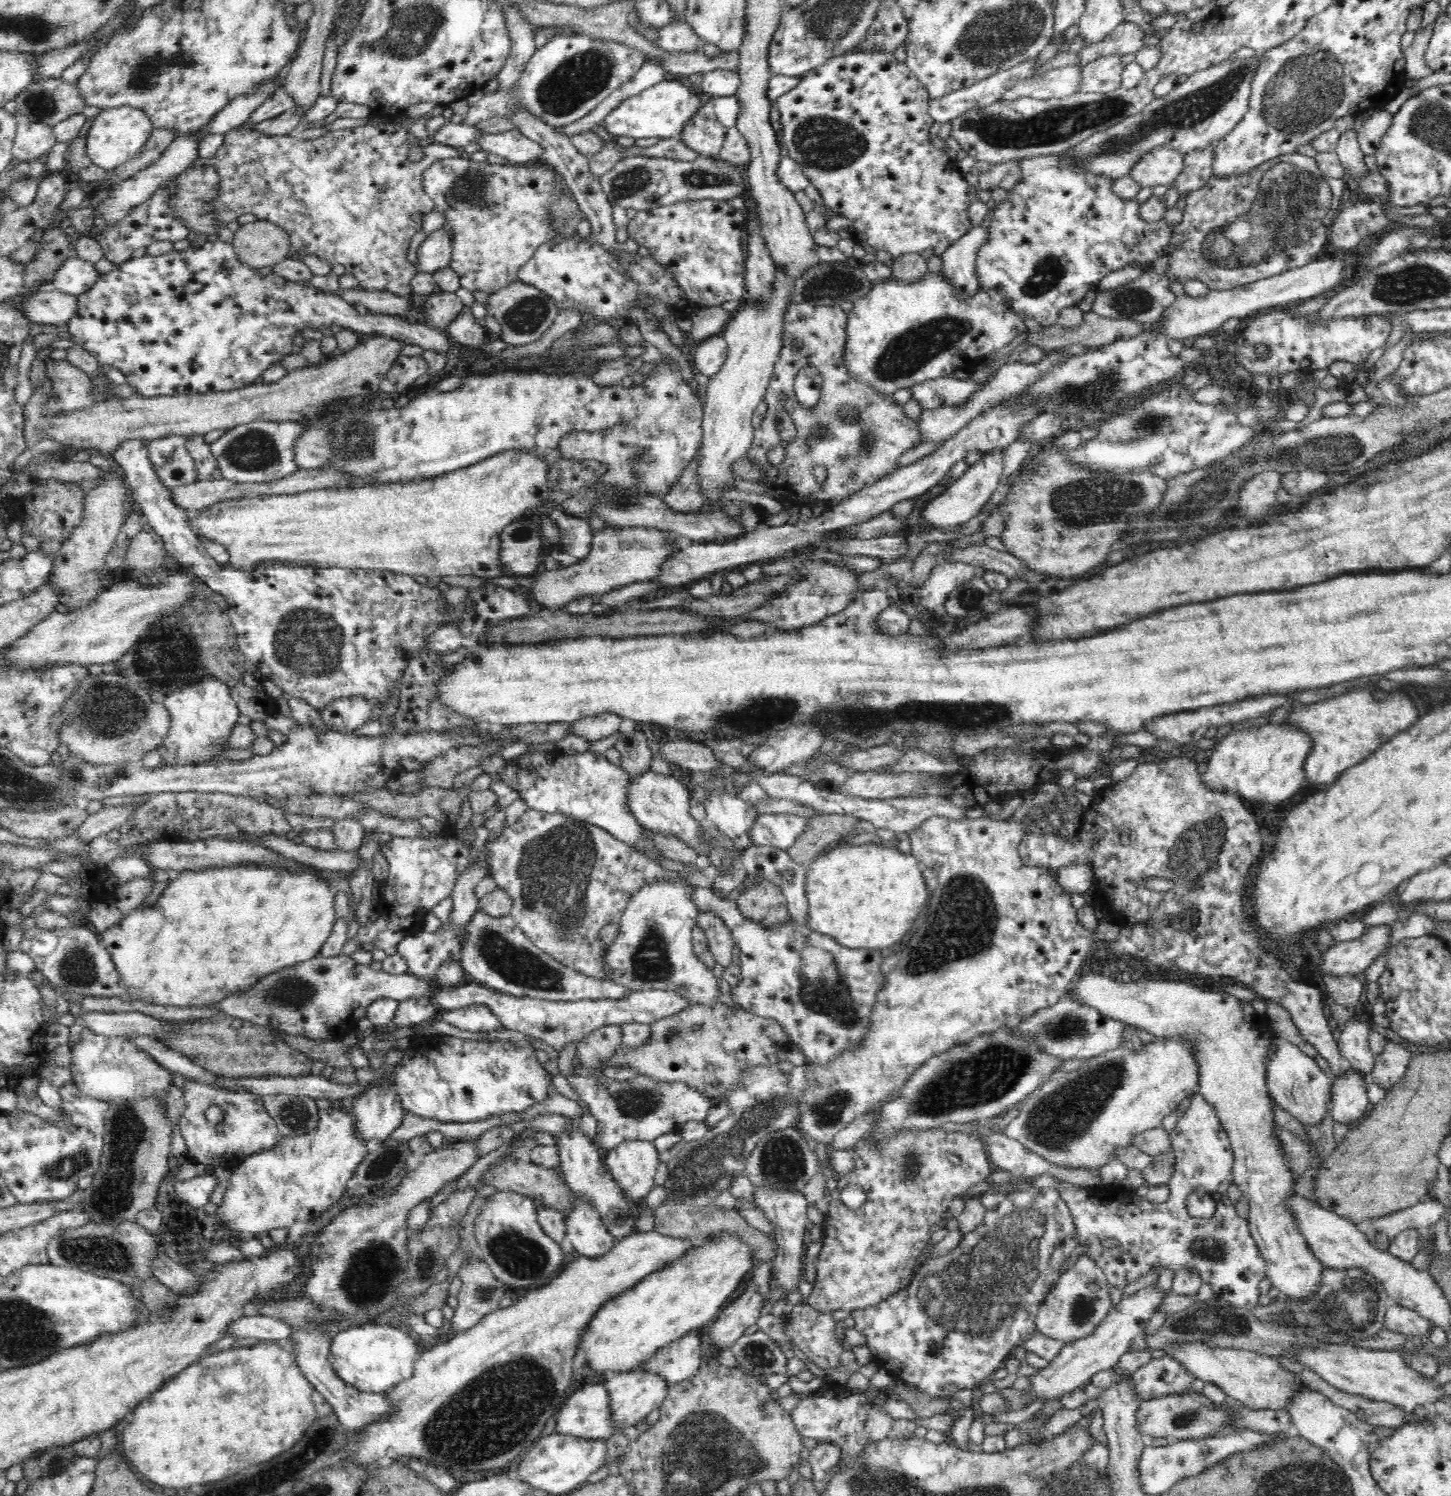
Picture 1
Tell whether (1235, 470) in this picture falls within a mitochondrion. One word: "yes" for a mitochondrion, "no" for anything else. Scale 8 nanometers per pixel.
yes

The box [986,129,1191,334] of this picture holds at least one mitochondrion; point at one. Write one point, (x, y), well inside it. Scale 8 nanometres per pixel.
(1048, 273)

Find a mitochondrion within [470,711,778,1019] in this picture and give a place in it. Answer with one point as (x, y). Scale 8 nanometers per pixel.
(555, 867)

